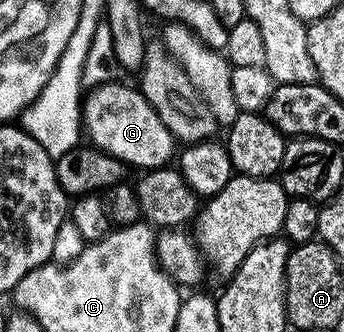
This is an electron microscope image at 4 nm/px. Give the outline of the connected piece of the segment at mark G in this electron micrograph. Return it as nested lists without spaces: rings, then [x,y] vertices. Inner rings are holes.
[[[122,84],[98,85],[85,94],[82,103],[85,136],[97,148],[125,161],[127,166],[139,165],[139,170],[142,171],[163,168],[169,162],[166,160],[175,156],[174,137],[168,127],[160,123],[160,115],[156,115],[156,111],[146,102],[142,92]]]

